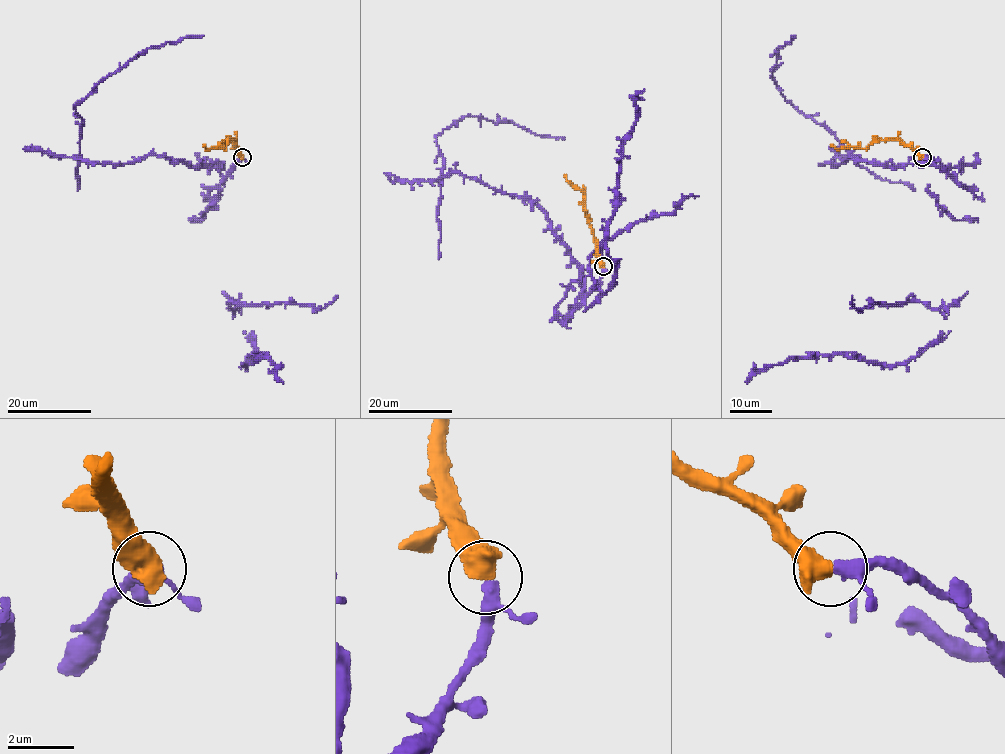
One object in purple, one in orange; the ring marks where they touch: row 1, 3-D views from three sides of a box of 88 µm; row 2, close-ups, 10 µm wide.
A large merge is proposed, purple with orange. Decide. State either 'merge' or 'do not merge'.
merge

